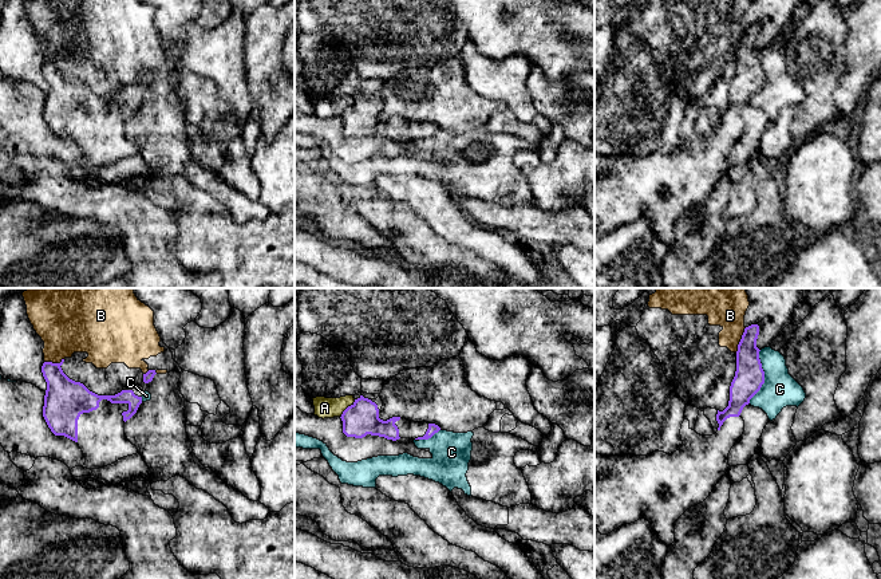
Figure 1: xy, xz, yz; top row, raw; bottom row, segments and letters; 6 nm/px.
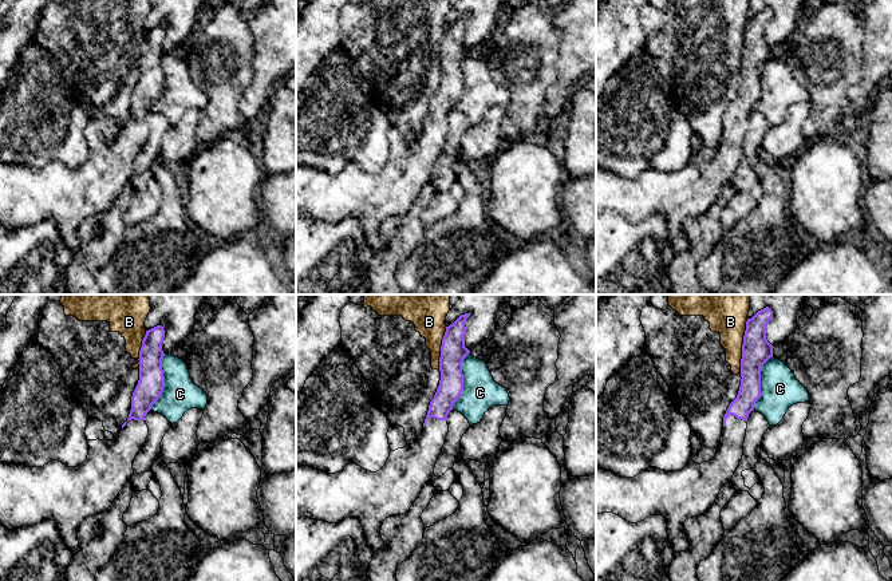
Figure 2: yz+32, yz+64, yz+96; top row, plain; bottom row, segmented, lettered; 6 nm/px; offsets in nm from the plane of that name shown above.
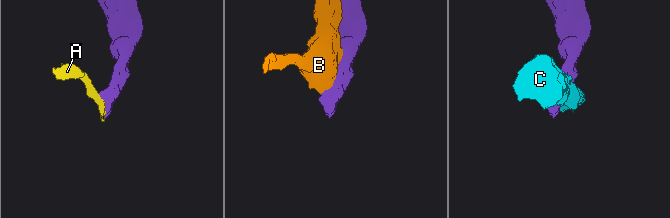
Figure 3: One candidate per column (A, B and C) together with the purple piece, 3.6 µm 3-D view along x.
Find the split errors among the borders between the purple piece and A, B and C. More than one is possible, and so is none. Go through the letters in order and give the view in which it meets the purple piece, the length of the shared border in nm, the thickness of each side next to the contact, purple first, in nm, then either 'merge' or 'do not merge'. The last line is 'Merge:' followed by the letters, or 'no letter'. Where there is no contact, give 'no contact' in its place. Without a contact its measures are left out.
A: xz | 140 nm | 200/130 nm | do not merge
B: yz | 170 nm | 180/180 nm | do not merge
C: yz | 320 nm | 180/200 nm | do not merge
Merge: no letter

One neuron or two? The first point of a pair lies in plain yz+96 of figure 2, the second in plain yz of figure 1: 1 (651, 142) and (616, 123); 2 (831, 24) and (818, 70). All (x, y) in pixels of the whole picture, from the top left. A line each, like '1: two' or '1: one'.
1: one
2: one

